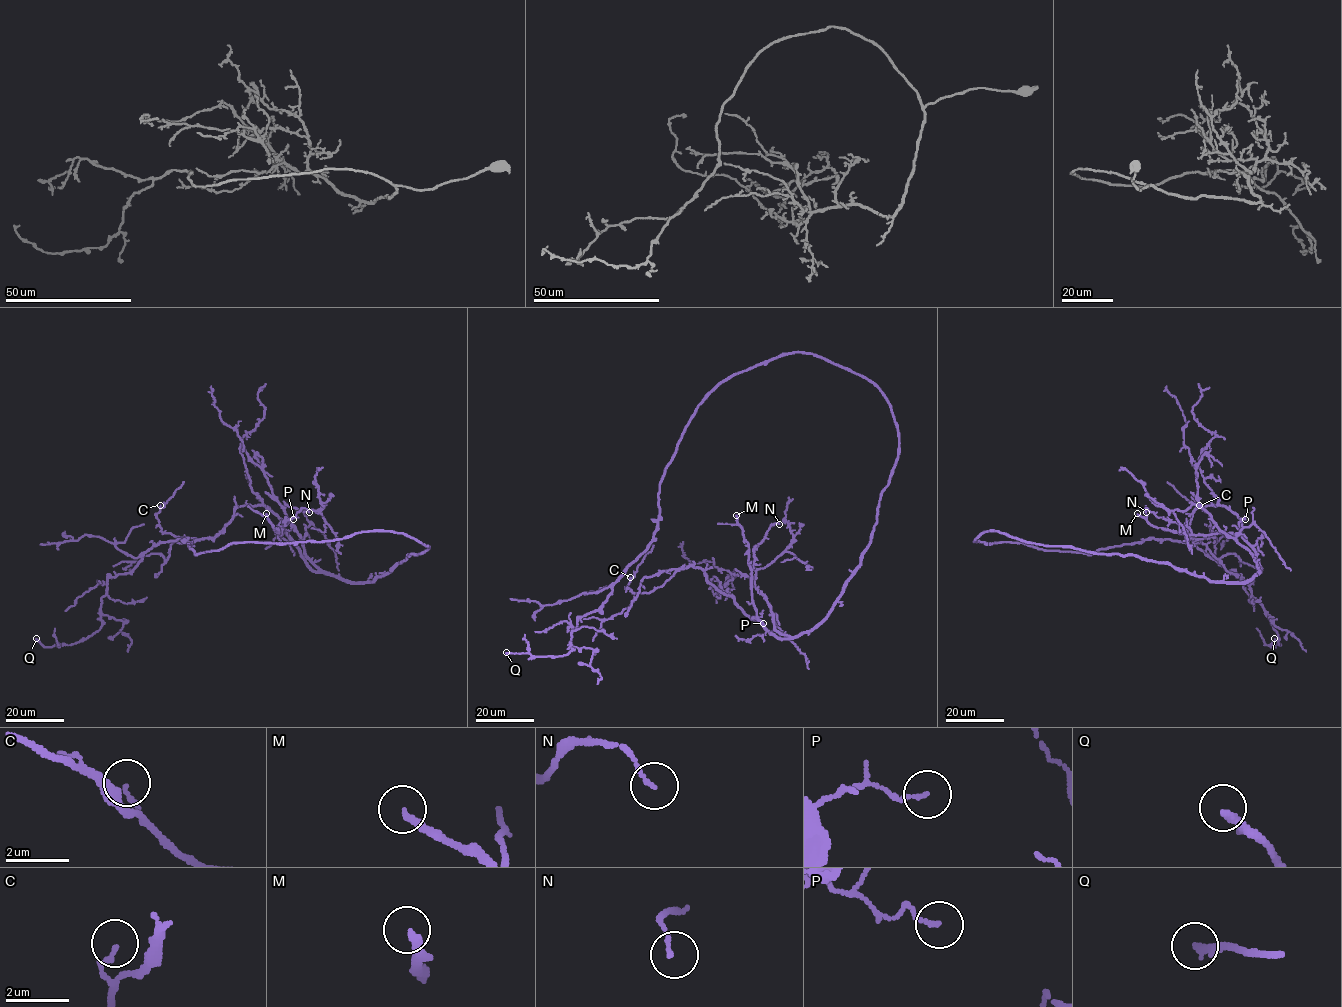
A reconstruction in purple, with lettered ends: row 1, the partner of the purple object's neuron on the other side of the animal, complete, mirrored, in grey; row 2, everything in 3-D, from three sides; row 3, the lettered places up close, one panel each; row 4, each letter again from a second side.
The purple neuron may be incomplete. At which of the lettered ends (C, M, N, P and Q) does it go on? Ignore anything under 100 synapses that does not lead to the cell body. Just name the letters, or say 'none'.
M

